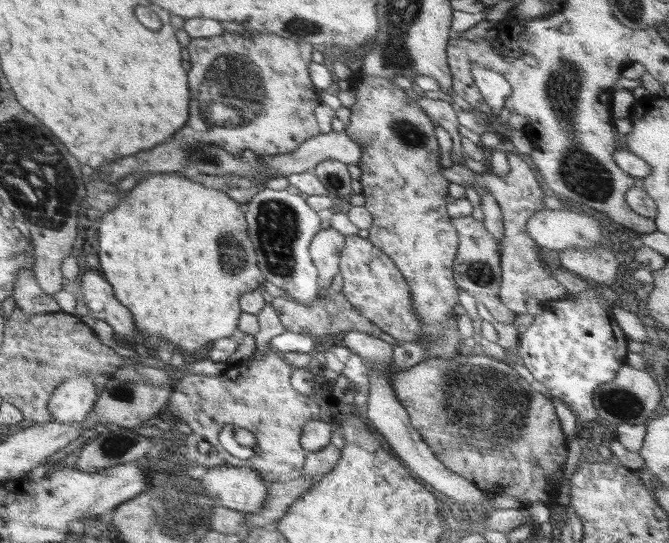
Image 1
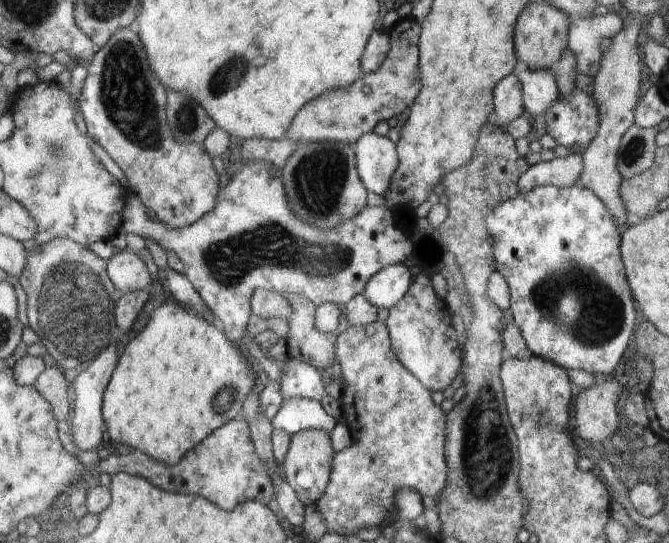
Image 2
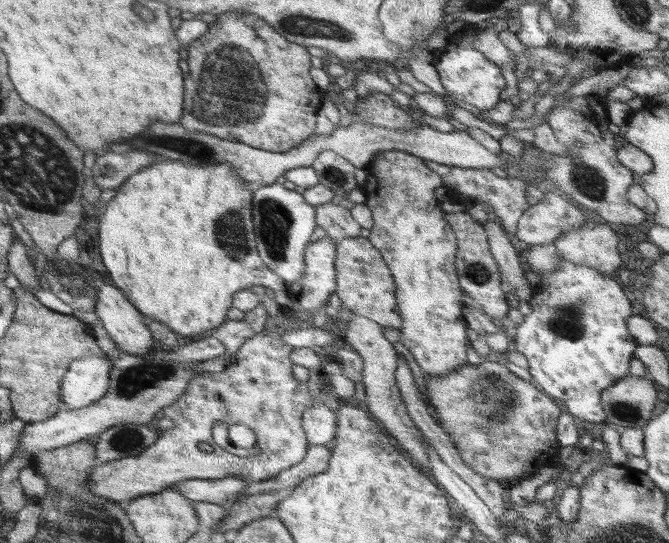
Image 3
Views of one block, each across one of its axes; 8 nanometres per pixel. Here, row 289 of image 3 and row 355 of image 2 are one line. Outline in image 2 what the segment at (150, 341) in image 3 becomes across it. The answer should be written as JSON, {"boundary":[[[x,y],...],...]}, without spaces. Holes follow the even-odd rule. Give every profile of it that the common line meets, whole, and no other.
{"boundary":[[[118,343],[108,346],[99,355],[96,355],[95,359],[92,359],[86,365],[78,369],[72,374],[71,381],[73,383],[74,393],[76,394],[75,402],[75,415],[72,416],[72,420],[69,422],[72,431],[72,438],[74,438],[74,444],[76,448],[80,450],[92,450],[97,451],[101,447],[101,442],[104,438],[104,419],[103,419],[103,396],[110,377],[116,370],[116,364],[118,364]]]}

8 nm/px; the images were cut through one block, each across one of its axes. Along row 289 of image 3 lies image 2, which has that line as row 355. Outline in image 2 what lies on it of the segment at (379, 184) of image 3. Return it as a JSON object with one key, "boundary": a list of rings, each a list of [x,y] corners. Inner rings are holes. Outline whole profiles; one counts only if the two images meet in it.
{"boundary":[[[418,274],[413,278],[406,296],[389,308],[386,326],[396,358],[431,393],[444,391],[462,368],[463,350],[458,334],[452,328],[451,311],[444,299],[436,295],[431,278]]]}

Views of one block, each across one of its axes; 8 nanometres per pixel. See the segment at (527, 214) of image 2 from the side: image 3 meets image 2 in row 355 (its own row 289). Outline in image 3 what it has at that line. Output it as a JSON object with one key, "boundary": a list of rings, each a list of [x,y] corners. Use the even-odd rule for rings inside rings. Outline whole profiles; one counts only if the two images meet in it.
{"boundary":[[[562,257],[558,258],[560,263],[558,263],[556,271],[552,271],[552,273],[546,273],[546,271],[538,272],[542,279],[540,279],[538,287],[533,290],[532,296],[528,300],[532,307],[532,312],[524,317],[523,324],[520,325],[516,332],[516,348],[514,349],[518,350],[518,352],[522,352],[522,354],[526,356],[529,364],[528,370],[532,377],[534,377],[534,380],[540,384],[540,388],[545,390],[545,393],[548,394],[548,396],[564,403],[564,408],[568,413],[587,420],[588,422],[594,422],[595,424],[605,423],[605,412],[602,405],[600,405],[600,392],[606,390],[606,388],[612,386],[615,382],[618,382],[620,378],[628,376],[630,360],[635,357],[635,350],[638,348],[638,342],[636,342],[636,339],[630,334],[626,325],[626,320],[628,320],[630,316],[633,316],[632,304],[626,295],[624,295],[624,291],[622,291],[620,284],[612,279],[612,275],[605,275],[602,271],[588,265],[578,265],[572,263],[572,261],[568,261],[568,259],[562,259]]]}

